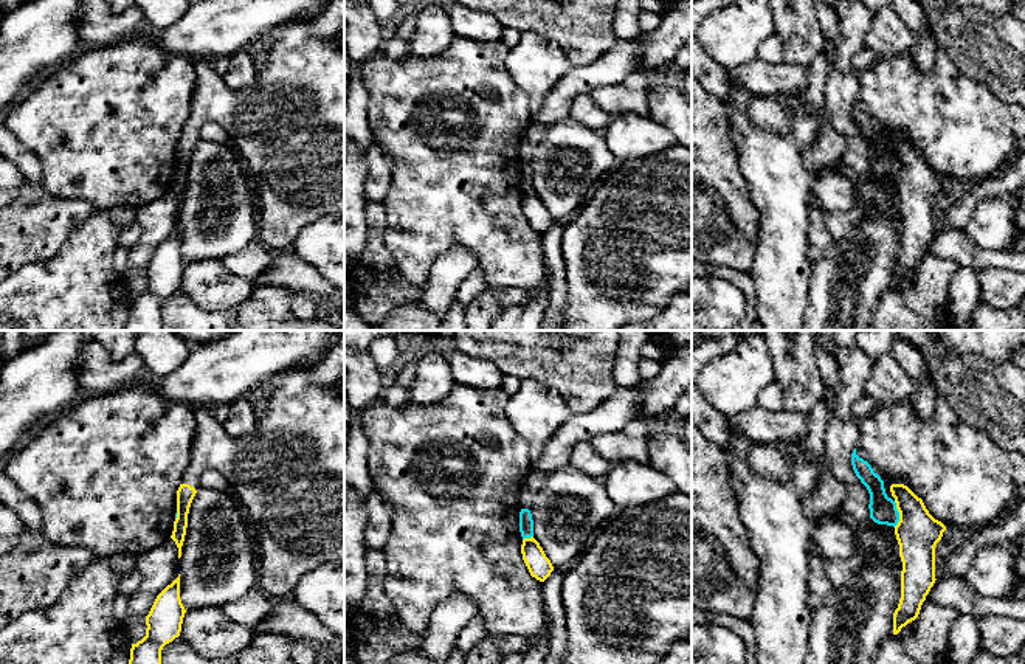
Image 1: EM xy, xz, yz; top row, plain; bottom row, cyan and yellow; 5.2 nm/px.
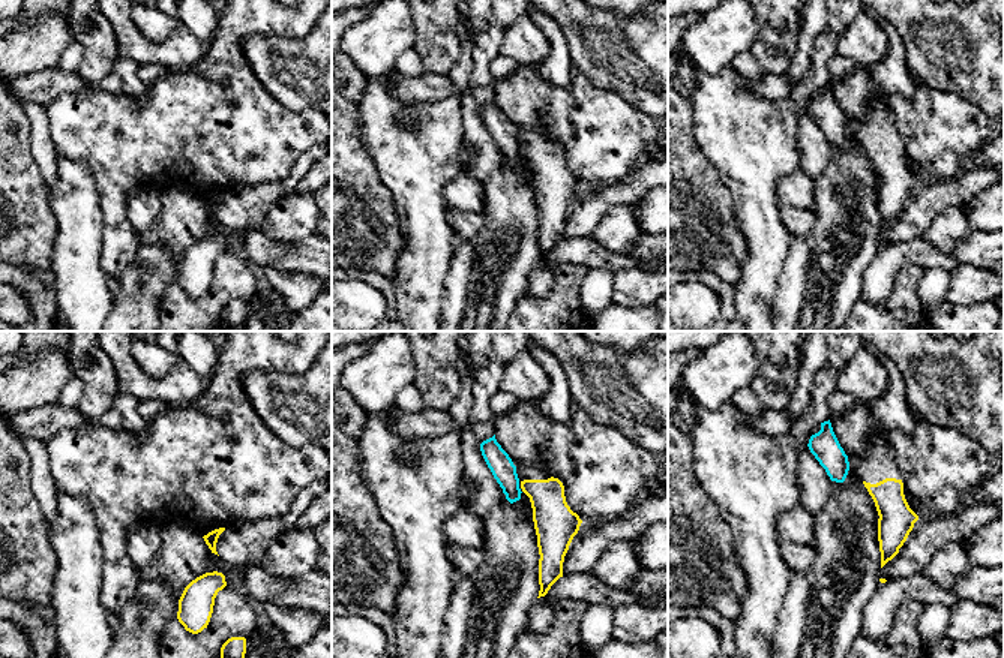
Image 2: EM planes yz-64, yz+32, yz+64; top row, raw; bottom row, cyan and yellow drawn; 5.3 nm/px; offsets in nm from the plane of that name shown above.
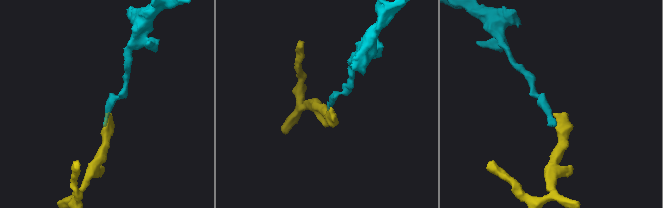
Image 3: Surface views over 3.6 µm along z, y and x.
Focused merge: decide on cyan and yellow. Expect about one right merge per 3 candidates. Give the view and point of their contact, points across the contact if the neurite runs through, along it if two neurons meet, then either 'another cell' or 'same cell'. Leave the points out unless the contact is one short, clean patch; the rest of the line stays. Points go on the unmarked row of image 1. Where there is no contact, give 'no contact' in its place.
meets cyan in yz at (898, 166); runs through yz (883, 162), (898, 166), (917, 185); same cell

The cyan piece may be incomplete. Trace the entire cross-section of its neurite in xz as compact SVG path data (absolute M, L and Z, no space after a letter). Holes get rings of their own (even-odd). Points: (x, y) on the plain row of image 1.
M521 161L519 164L519 185L523 189L521 206L530 228L544 234L554 223L554 219L533 191L533 172L529 161Z

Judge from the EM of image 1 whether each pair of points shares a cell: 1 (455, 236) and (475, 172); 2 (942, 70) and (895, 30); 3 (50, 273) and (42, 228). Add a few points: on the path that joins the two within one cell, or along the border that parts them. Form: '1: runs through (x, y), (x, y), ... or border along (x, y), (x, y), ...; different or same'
1: runs through (455, 221), (455, 196), (462, 188); same
2: border along (909, 50), (881, 58); different
3: border along (67, 238), (50, 256), (25, 262), (16, 270); different

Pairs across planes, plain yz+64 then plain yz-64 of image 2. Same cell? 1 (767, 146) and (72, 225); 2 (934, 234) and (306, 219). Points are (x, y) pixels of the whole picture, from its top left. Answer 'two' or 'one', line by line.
1: one
2: one

